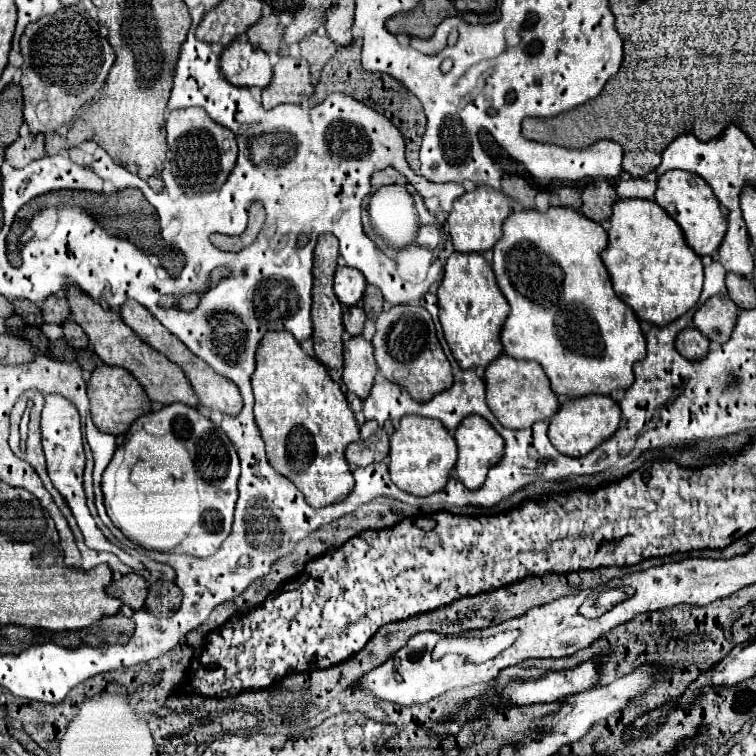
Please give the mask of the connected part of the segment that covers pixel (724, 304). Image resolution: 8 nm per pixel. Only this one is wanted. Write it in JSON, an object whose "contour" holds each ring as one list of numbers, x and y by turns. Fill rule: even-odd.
{"contour":[[728,296,708,298,694,314,694,326,712,342,728,342,738,320,738,306]]}

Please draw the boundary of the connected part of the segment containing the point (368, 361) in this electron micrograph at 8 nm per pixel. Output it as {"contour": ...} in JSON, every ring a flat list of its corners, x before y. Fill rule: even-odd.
{"contour":[[362,336,348,338,344,342,344,370,342,382,346,384,348,392,356,394,360,400,370,396,374,386,374,376,378,372,374,360,374,348]]}

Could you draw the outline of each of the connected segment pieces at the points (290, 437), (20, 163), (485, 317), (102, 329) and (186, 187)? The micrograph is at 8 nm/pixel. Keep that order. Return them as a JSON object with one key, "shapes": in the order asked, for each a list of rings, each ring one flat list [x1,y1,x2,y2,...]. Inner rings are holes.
{"shapes":[[[288,332,266,334,256,350,256,370,252,374,254,388,254,416,256,424,266,442,266,456,274,470,286,476,294,486,304,494,306,502,314,508,324,508,348,498,354,490,354,476,344,458,344,450,350,442,360,440,360,430,354,418,354,412,340,390,340,384,328,376,328,370,318,360,304,354,296,338]],[[30,134,26,138,18,138,14,144,6,148,6,162,12,164,14,168,24,168,32,160,44,158,44,136,40,134]],[[454,252,444,268,444,280,436,292,440,322,444,328,446,342,452,350,452,356,460,364,460,368,476,368,488,366,502,354,500,332,504,320,508,318,510,306,500,292,492,266,482,258,482,254,460,254]],[[68,286,68,302,72,310,72,318,76,324,82,326,82,330,88,334,90,344,94,352,100,356,100,360,108,366,122,366,130,370,130,374,142,384,148,398,158,404,174,404,182,402,190,408,198,408,198,396,194,394,194,388,190,386,190,380,184,376,182,368,174,362,170,362,160,352,152,350,146,342,142,342,122,320,122,316,116,310,100,306,96,300,80,292,76,286]],[[184,108,172,110,166,120,168,148,172,152,172,174,184,194,200,194,220,188,236,164,236,138,234,134,216,124,204,108],[222,140,222,150,220,150]]]}

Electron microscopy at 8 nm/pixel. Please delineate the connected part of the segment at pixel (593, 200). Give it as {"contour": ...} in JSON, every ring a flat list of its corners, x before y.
{"contour":[[596,180,586,186,582,194,582,214,594,222,606,222,612,216,612,206,618,202,616,190,610,186,608,180]]}

